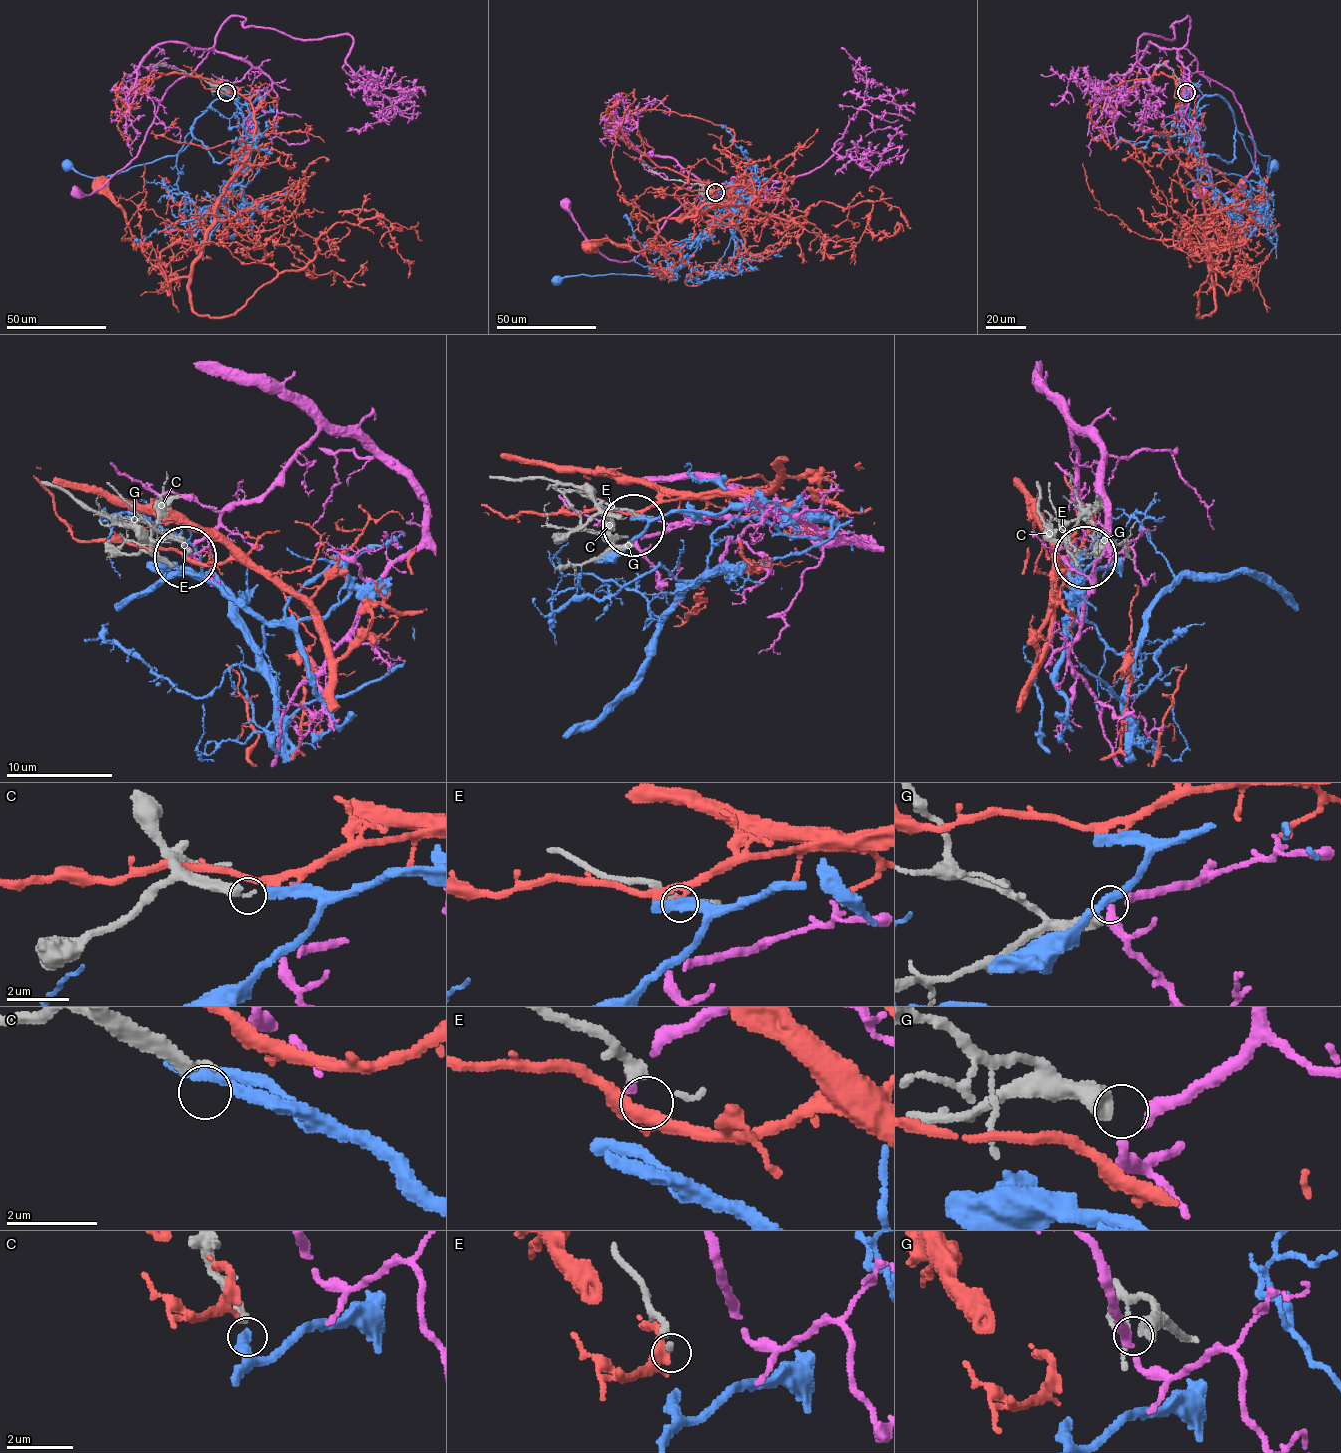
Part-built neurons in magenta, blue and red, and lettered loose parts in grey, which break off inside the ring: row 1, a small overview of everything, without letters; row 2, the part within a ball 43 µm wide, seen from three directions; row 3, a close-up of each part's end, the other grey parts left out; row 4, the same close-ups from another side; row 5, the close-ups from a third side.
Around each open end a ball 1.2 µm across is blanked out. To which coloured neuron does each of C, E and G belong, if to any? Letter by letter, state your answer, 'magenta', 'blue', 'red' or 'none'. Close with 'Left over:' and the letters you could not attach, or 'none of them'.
C: blue
E: none
G: magenta
Left over: E

